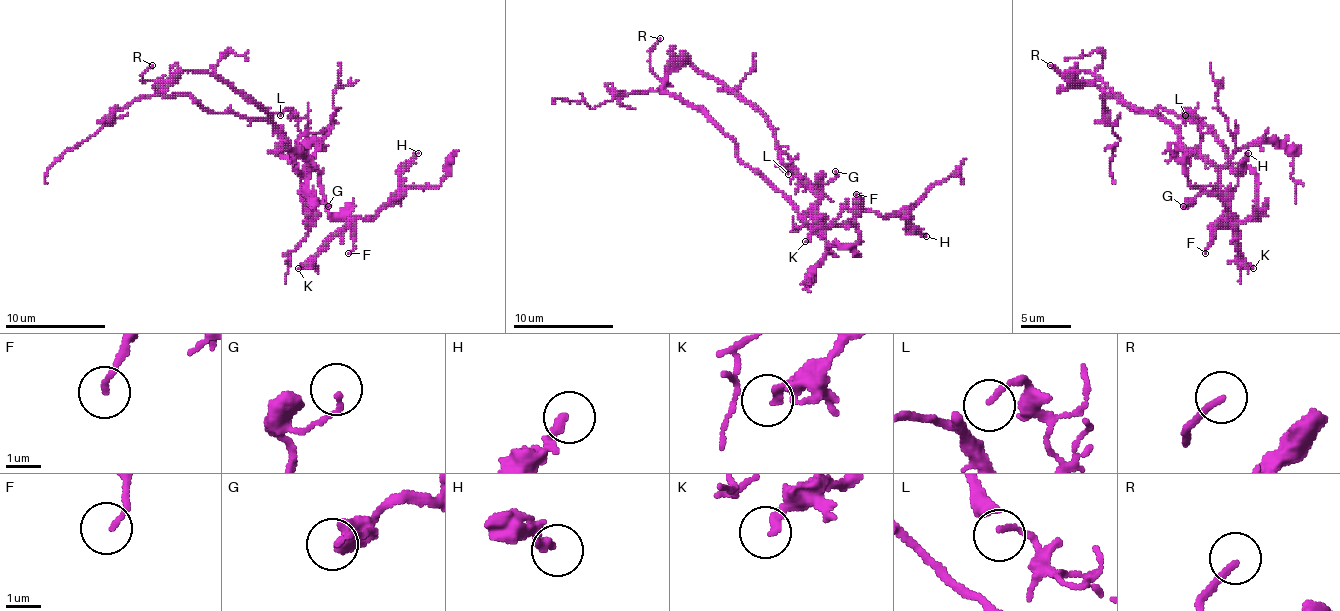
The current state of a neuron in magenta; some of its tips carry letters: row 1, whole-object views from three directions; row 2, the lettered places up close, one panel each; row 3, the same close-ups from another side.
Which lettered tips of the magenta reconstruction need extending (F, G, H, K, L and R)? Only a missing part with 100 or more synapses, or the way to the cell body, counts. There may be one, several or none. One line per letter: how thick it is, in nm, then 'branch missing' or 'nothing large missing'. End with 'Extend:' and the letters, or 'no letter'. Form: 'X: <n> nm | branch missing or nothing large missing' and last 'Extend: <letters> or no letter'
F: 150 nm | nothing large missing
G: 130 nm | nothing large missing
H: 280 nm | nothing large missing
K: 200 nm | nothing large missing
L: 90 nm | nothing large missing
R: 190 nm | branch missing
Extend: R

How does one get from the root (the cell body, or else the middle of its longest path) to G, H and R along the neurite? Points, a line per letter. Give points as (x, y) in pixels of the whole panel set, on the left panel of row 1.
G: (280, 130), (283, 138), (308, 163), (308, 188), (315, 193), (313, 198), (328, 206)
H: (280, 130), (293, 163), (303, 173), (318, 173), (325, 208), (348, 223), (381, 211), (418, 153)
R: (280, 130), (228, 108), (210, 113), (190, 95), (162, 93), (142, 80), (152, 65)

